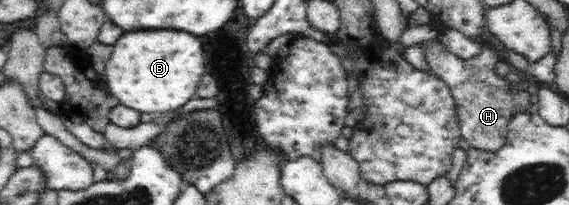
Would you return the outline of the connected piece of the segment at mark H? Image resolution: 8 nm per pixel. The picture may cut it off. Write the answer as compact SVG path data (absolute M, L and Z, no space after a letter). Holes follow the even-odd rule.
M430 39L419 44L423 46L429 69L450 87L449 91L455 100L461 136L469 141L471 147L481 151L492 152L503 147L508 136L510 119L516 113L532 110L534 97L512 86L506 78L495 72L496 63L501 59L492 49L484 47L478 56L460 58L452 54L439 40ZM509 88L515 91L508 93Z

